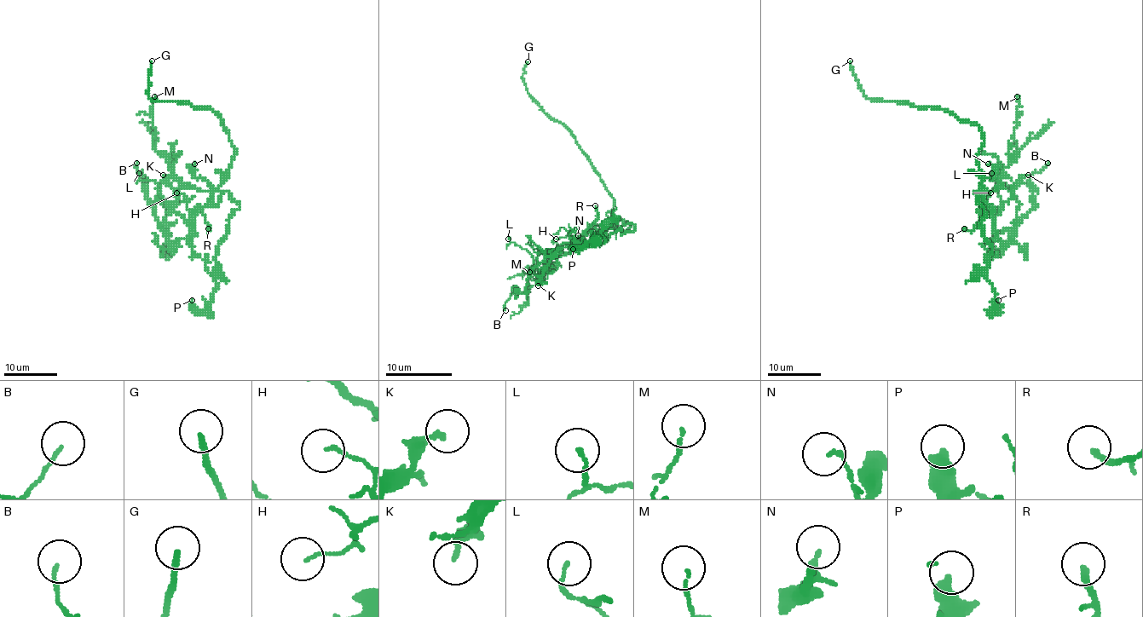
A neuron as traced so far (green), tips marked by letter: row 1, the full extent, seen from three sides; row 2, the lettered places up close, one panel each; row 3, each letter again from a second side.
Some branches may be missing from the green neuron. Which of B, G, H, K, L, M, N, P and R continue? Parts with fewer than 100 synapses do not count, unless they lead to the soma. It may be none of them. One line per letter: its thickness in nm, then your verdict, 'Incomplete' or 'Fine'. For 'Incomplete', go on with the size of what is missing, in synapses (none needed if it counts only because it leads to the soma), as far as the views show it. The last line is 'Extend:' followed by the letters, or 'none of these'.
B: Thickness 90 nm. Fine
G: Thickness 190 nm. Incomplete
H: Thickness 90 nm. Fine
K: Thickness 200 nm. Fine
L: Thickness 120 nm. Fine
M: Thickness 110 nm. Fine
N: Thickness 140 nm. Fine
P: Thickness 480 nm. Fine
R: Thickness 200 nm. Fine
Extend: G

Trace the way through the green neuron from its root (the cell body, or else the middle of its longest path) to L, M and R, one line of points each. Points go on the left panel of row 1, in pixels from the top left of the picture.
L: (228, 170), (197, 211), (193, 233), (175, 245), (160, 187), (139, 173)
M: (228, 170), (212, 192), (190, 189), (176, 177), (168, 158), (153, 147), (149, 107), (154, 96)
R: (228, 170), (228, 178), (202, 210), (208, 228)

